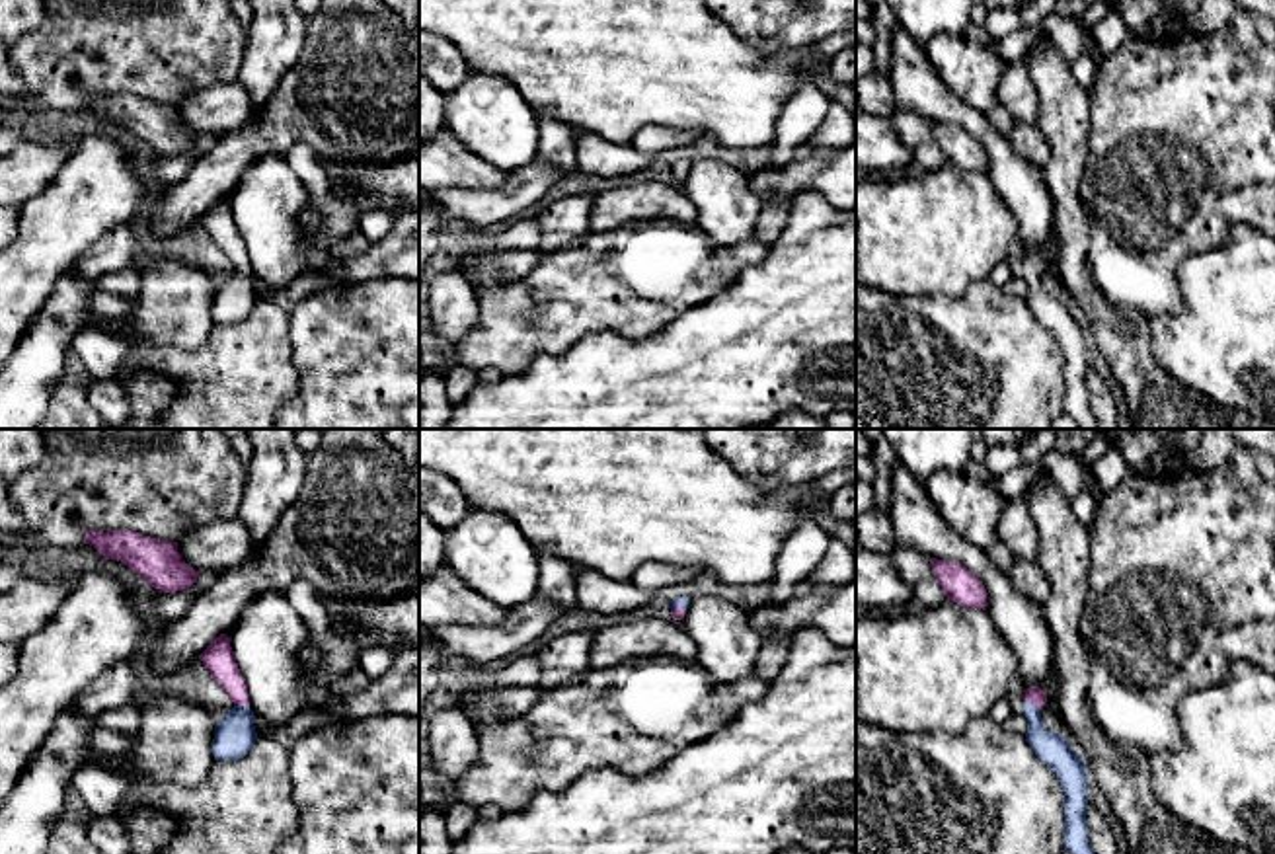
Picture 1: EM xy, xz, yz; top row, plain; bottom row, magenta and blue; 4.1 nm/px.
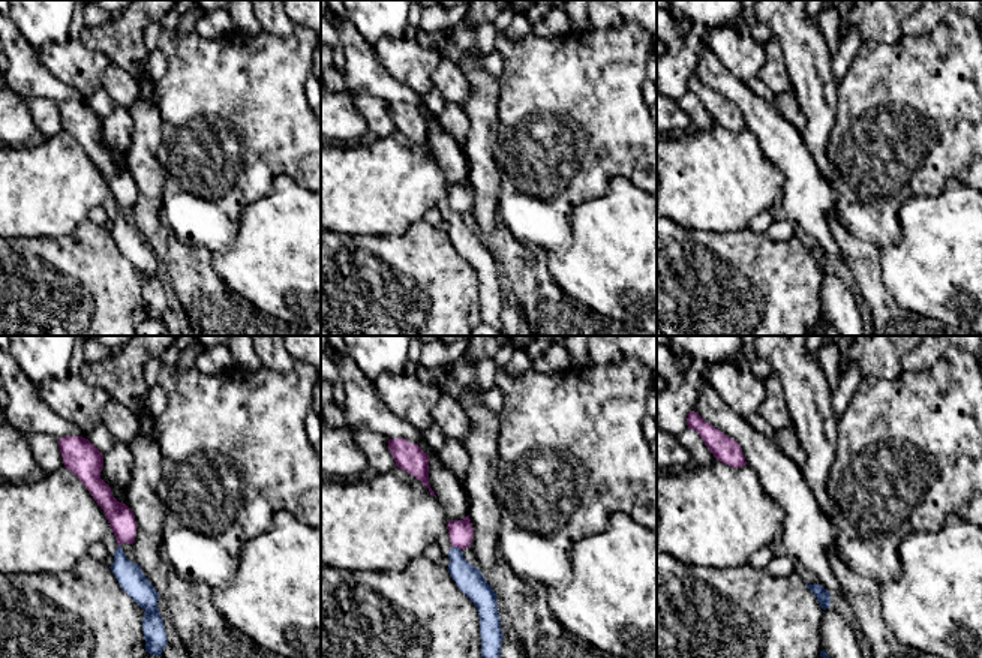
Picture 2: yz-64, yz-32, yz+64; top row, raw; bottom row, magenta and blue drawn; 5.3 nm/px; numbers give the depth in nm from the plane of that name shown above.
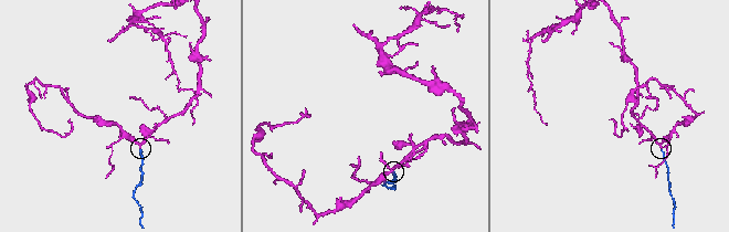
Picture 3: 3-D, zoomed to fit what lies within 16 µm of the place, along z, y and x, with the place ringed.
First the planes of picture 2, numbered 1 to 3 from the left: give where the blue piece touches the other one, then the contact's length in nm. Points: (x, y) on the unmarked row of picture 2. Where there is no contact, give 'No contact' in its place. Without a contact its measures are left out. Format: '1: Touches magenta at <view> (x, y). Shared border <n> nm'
1: No contact
2: Touches magenta at yz-32 (458, 212). Shared border 50 nm
3: No contact

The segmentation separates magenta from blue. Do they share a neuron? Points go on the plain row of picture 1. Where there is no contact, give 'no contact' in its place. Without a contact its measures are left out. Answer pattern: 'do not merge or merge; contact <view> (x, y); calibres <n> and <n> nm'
merge; contact xy (242, 268); calibres 130 and 160 nm

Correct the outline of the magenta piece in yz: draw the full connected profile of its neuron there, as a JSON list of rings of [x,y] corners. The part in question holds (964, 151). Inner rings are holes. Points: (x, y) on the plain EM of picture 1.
[[[930,121],[936,144],[947,162],[965,172],[986,174],[986,152],[983,144],[959,125]]]

